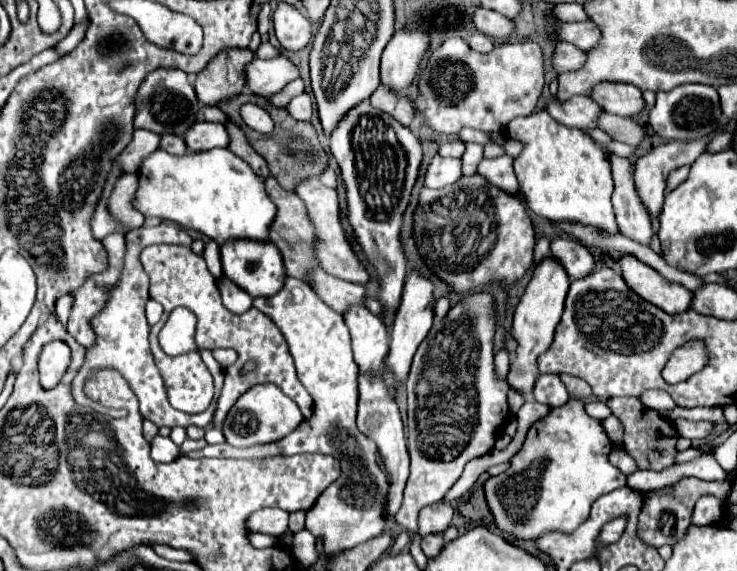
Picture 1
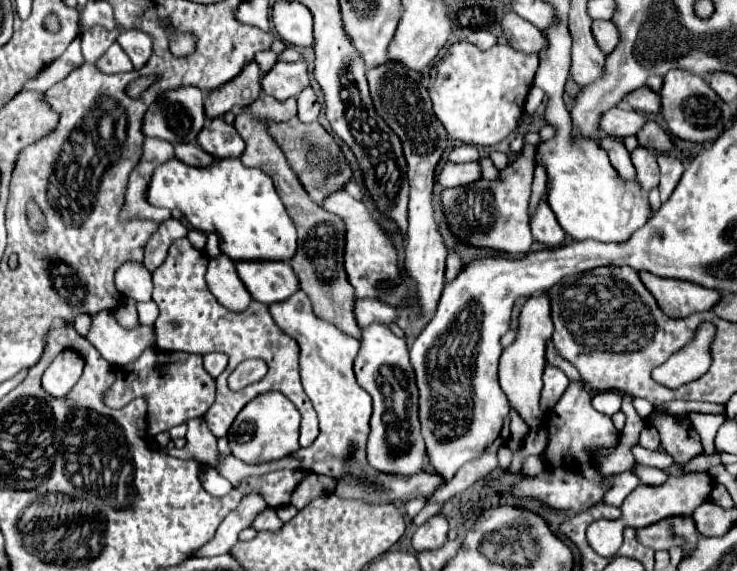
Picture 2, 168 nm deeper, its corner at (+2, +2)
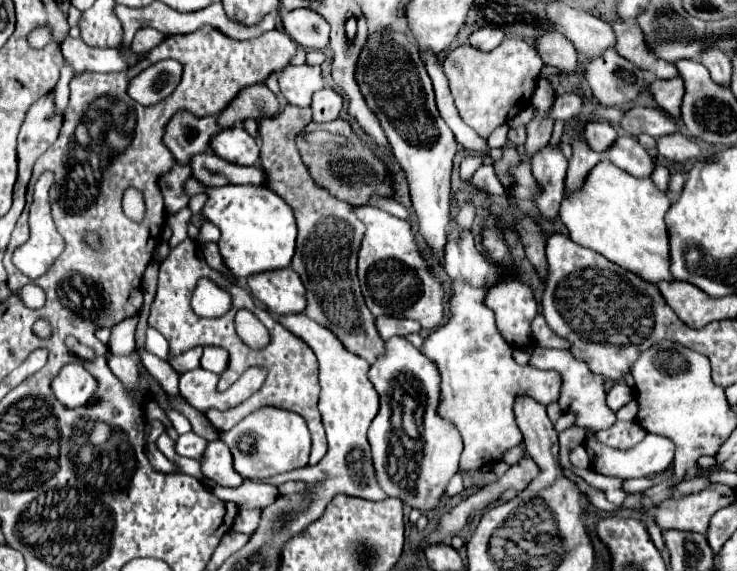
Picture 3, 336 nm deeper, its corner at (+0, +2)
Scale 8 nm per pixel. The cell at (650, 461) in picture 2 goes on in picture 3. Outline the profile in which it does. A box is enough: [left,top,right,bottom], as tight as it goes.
[596,421,647,449]

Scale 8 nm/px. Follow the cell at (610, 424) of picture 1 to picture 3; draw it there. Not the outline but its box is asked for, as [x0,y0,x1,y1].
[616,399,638,421]

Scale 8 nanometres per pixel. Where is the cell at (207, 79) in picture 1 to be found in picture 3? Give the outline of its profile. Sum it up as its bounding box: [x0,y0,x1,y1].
[218,85,280,129]

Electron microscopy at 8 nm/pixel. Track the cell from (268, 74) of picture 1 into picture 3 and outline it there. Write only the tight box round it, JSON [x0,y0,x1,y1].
[278,65,324,107]

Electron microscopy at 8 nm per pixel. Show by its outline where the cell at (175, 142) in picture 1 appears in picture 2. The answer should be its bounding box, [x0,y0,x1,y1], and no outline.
[174,143,212,165]

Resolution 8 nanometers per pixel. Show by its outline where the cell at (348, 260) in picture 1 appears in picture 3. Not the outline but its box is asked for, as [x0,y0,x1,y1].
[356,205,448,331]

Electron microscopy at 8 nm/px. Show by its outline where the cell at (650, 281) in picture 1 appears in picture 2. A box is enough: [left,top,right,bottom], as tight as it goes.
[638,271,720,317]

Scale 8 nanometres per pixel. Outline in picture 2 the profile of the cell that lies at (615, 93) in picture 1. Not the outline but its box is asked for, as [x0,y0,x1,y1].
[622,87,660,113]

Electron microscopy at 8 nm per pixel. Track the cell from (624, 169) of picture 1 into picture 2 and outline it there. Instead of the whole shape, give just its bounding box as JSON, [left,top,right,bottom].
[600,139,636,181]

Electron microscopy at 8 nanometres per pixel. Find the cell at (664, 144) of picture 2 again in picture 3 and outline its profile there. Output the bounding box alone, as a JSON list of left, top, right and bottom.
[658,133,700,161]

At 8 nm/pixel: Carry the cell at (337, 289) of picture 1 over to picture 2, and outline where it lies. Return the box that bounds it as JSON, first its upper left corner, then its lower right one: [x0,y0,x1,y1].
[354,297,396,325]

